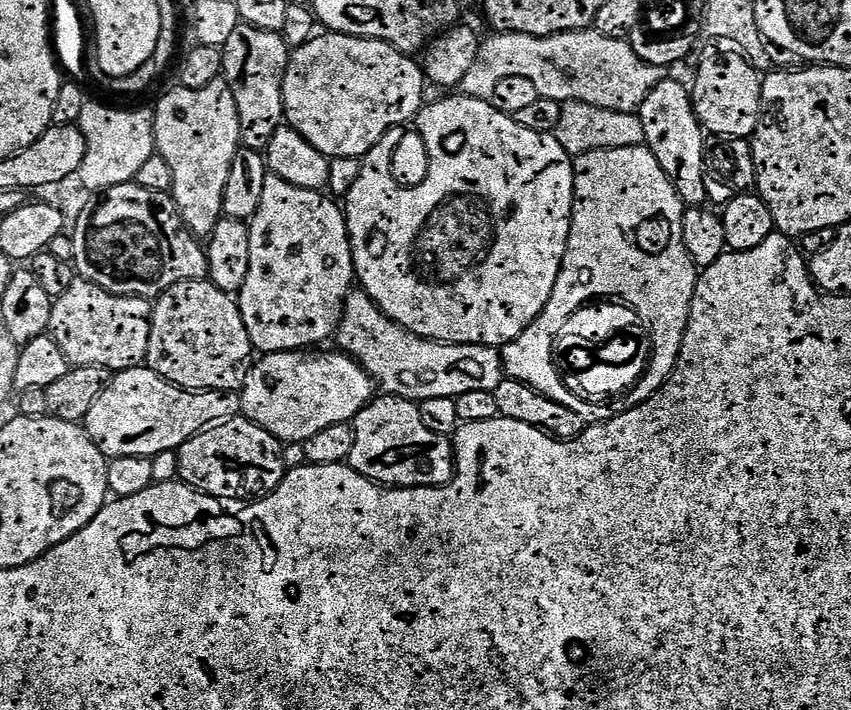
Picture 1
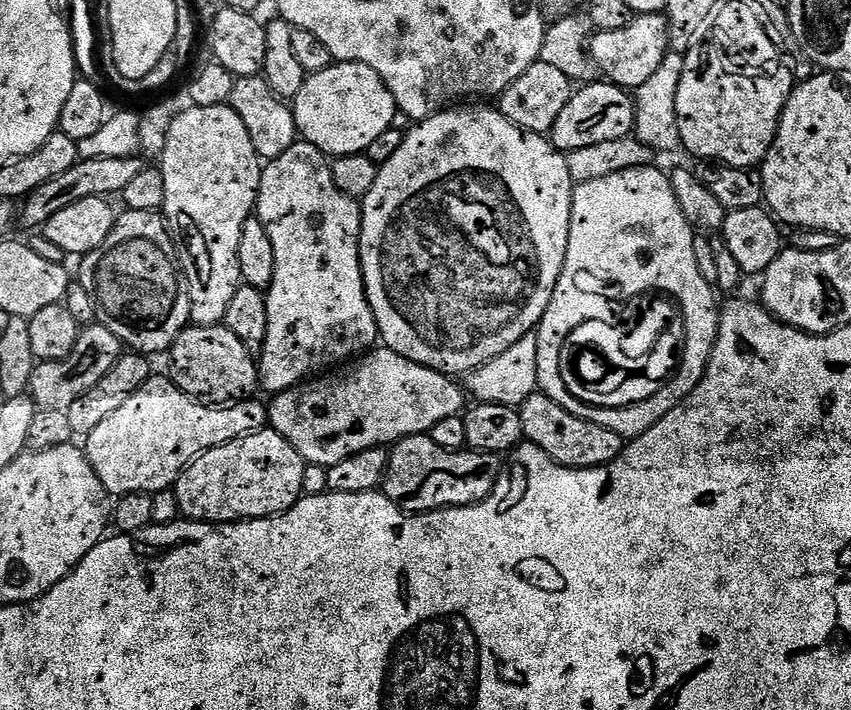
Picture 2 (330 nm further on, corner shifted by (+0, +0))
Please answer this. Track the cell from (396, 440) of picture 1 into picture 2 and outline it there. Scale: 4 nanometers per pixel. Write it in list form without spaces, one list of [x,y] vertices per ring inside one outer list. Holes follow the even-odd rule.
[[[428,434],[408,436],[399,441],[388,453],[388,469],[384,475],[382,491],[390,502],[394,502],[405,512],[415,514],[418,512],[436,512],[440,508],[466,508],[474,504],[480,504],[487,500],[488,496],[496,489],[496,483],[500,481],[502,460],[499,455],[490,452],[451,452],[440,444],[432,441]]]

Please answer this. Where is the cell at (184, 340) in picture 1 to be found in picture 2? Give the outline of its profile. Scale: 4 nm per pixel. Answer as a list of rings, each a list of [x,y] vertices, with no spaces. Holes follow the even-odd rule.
[[[189,326],[172,344],[170,379],[194,400],[213,406],[227,406],[255,397],[260,373],[253,353],[238,342],[232,331],[223,326]]]

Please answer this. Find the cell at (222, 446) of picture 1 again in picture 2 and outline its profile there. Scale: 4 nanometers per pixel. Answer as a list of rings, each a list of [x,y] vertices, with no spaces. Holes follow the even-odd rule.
[[[265,430],[255,432],[203,452],[185,468],[176,479],[174,493],[179,515],[189,520],[198,520],[205,524],[235,524],[237,520],[260,520],[264,516],[279,516],[287,508],[293,508],[302,495],[302,474],[304,457],[296,453],[296,448],[282,434]]]

